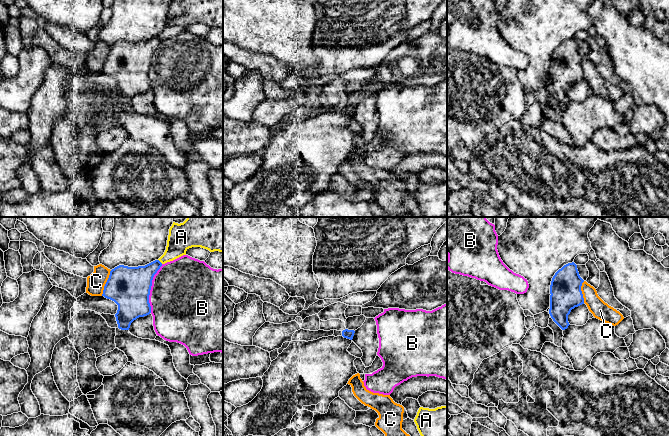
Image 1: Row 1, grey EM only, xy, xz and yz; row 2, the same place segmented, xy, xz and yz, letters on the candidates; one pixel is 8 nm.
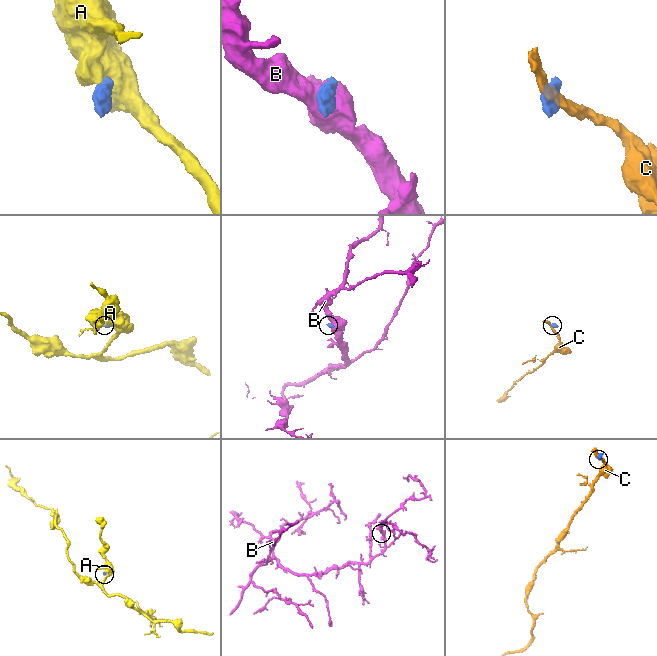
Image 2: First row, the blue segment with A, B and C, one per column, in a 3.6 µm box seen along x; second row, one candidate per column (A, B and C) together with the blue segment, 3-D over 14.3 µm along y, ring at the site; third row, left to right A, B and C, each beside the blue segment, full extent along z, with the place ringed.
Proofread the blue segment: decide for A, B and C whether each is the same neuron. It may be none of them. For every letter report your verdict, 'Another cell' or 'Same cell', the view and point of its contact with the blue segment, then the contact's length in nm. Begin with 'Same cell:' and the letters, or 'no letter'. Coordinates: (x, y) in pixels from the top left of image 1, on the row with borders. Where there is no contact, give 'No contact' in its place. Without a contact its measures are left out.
Same cell: no letter
A: Another cell. Touches blue at xy (159, 261). Shared border 50 nm
B: Another cell. Touches blue at xy (150, 288). Shared border 400 nm
C: Another cell. Touches blue at xy (106, 283). Shared border 220 nm

